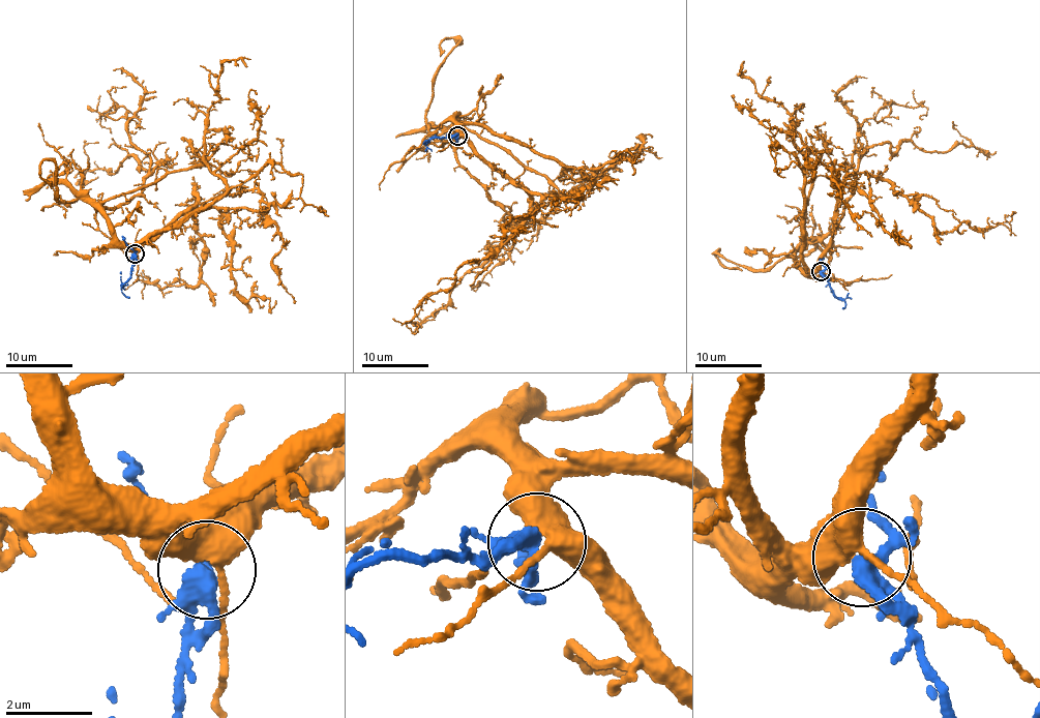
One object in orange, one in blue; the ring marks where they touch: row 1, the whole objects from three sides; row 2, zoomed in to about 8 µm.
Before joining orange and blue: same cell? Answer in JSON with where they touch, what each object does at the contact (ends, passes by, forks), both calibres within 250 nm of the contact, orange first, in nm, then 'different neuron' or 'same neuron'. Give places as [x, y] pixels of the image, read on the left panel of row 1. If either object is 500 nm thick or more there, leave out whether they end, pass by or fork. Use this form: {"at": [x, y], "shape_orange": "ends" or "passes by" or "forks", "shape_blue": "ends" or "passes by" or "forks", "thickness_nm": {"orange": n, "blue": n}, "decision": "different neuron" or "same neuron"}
{"at": [135, 253], "shape_orange": "forks", "shape_blue": "forks", "thickness_nm": {"orange": 400, "blue": 320}, "decision": "same neuron"}

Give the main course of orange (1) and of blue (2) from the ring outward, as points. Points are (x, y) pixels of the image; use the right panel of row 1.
1: (821, 270), (795, 252), (838, 229), (857, 165), (889, 143), (894, 154), (909, 142), (969, 145), (952, 121)
2: (821, 271), (835, 296), (845, 303), (842, 308)

